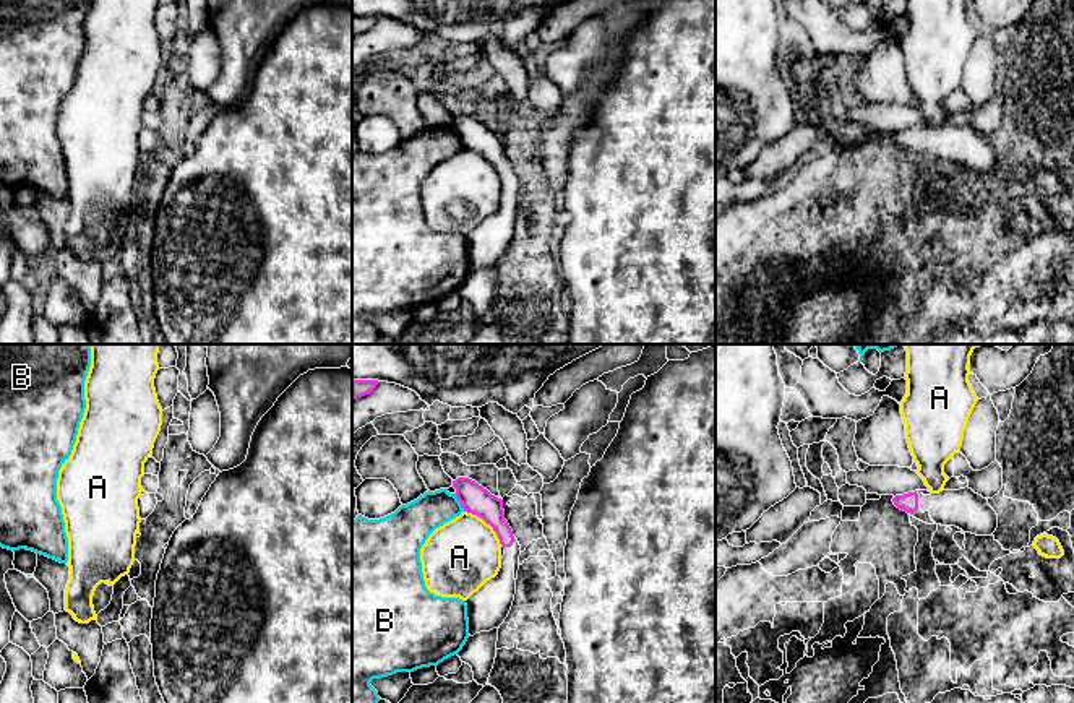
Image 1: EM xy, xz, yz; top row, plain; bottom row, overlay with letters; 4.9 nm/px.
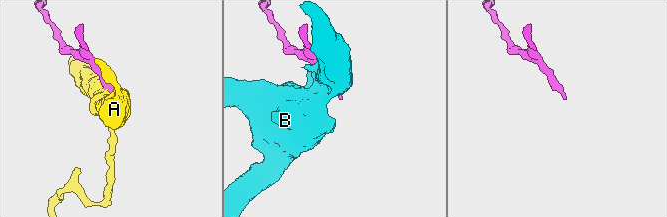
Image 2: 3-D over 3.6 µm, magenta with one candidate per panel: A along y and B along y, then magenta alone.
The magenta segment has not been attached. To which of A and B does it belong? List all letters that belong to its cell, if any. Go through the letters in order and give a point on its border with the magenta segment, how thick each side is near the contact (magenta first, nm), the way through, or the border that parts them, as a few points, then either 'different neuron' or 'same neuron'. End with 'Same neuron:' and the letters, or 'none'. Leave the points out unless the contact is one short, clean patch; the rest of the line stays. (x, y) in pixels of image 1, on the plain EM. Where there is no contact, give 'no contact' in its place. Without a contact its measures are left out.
A: meets magenta in xz at (487, 159); 140 nm thick on the magenta side, 360 nm on the other; border along xz (464, 146), (481, 153), (502, 181); different neuron
B: meets magenta in xz at (459, 137); 140 nm thick on the magenta side, 190 nm on the other; border along xz (453, 130), (464, 146); different neuron
Same neuron: none

